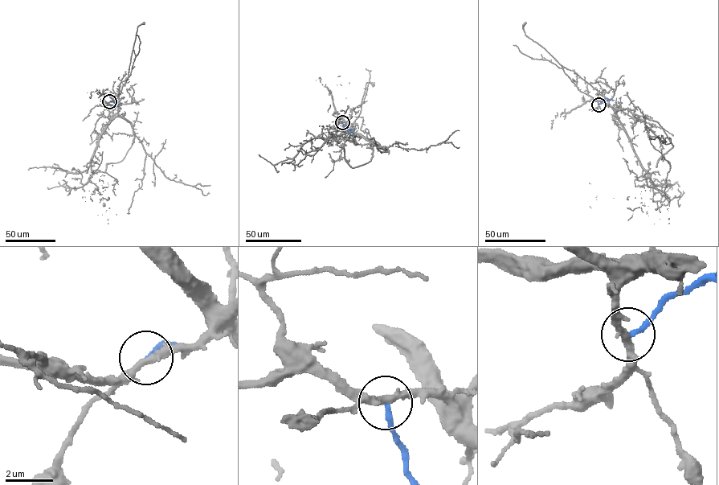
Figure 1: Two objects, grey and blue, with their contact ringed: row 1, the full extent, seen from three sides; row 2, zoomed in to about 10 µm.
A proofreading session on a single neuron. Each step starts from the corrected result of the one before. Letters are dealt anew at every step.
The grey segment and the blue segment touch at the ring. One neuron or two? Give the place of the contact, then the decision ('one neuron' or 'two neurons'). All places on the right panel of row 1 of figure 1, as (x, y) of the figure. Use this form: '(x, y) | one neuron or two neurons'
(598, 104) | two neurons

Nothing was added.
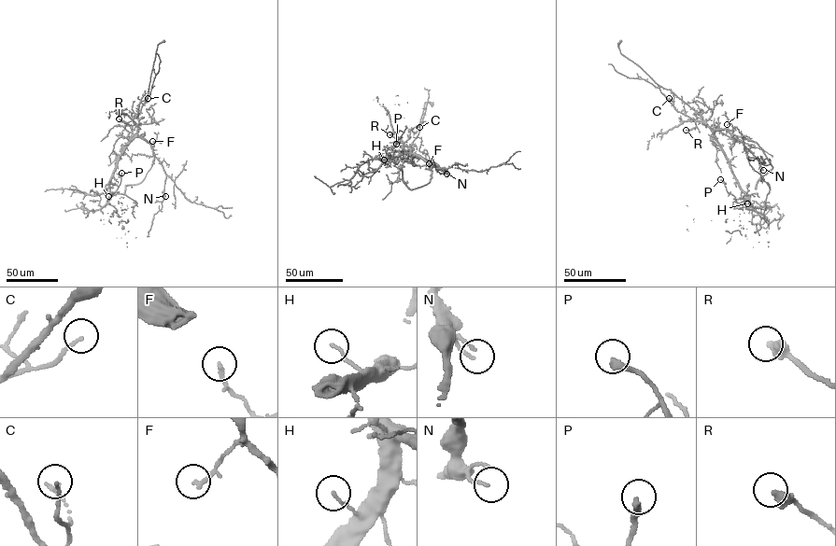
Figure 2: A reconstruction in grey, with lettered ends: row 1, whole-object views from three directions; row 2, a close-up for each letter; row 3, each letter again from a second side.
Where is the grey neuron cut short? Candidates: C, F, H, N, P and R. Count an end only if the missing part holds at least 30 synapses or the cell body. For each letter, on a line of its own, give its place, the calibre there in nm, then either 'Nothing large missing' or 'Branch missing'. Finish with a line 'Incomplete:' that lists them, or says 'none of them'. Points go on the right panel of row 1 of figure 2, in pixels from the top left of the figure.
C: Place: (669, 98). Thickness 140 nm. Nothing large missing
F: Place: (727, 124). Thickness 160 nm. Nothing large missing
H: Place: (747, 203). Thickness 120 nm. Nothing large missing
N: Place: (763, 170). Thickness 100 nm. Nothing large missing
P: Place: (720, 179). Thickness 280 nm. Nothing large missing
R: Place: (686, 130). Thickness 400 nm. Nothing large missing
Incomplete: none of them

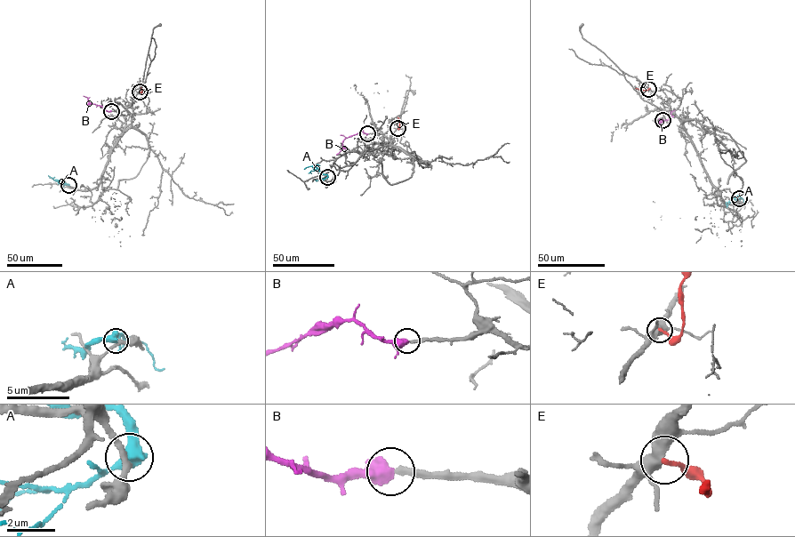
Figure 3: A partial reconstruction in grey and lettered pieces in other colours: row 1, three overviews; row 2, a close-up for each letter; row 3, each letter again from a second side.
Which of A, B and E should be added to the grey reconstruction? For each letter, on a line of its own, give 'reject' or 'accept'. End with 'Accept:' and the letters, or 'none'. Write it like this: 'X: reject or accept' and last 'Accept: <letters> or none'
A: reject
B: accept
E: reject
Accept: B

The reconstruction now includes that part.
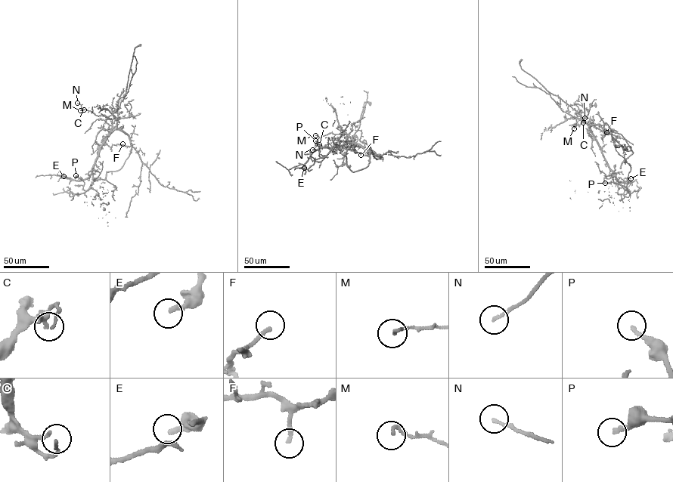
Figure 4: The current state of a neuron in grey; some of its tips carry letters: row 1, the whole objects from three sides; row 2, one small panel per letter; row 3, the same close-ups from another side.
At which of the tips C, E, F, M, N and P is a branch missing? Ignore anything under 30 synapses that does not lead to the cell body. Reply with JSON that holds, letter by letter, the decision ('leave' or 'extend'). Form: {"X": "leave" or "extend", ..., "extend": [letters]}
{"C": "leave", "E": "extend", "F": "extend", "M": "leave", "N": "leave", "P": "extend", "extend": ["E", "F", "P"]}

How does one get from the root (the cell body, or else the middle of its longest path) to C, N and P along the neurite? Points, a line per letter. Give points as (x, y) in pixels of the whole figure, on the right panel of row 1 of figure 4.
C: (596, 140), (582, 119), (576, 118), (574, 127), (575, 125), (583, 122)
N: (596, 140), (582, 119), (576, 118), (574, 127), (584, 118)
P: (596, 140), (613, 174), (612, 181), (605, 183)

